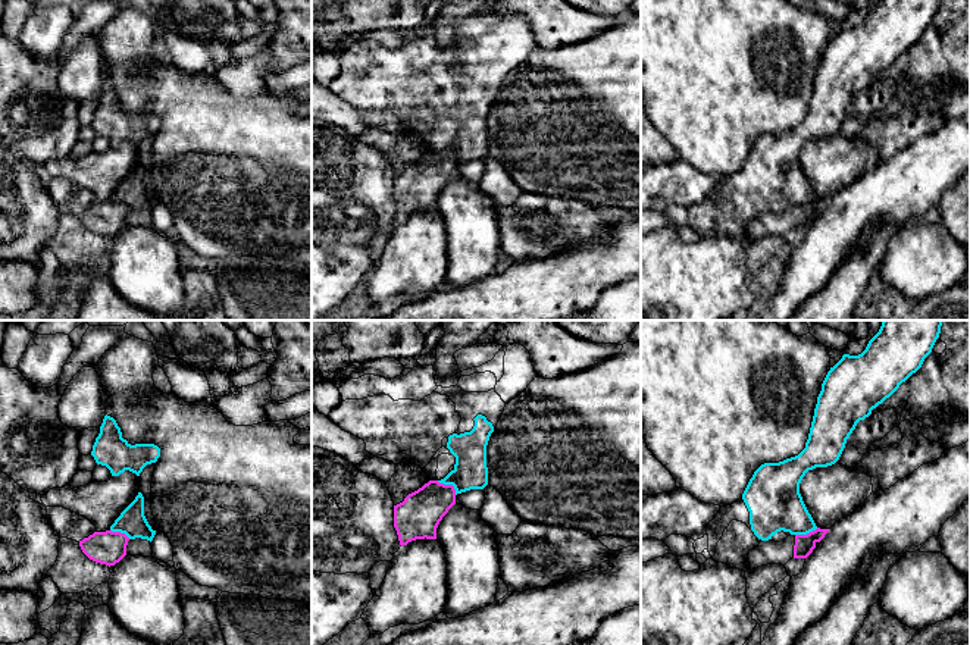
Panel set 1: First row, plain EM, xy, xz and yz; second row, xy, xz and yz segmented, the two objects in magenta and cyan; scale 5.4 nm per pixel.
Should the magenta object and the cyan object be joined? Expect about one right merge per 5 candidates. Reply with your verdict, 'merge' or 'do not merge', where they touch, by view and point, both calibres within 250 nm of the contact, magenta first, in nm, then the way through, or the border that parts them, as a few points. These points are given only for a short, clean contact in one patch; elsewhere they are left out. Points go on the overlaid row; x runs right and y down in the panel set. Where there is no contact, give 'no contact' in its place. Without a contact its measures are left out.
do not merge; meets magenta in xz at (448, 485); 240 nm thick on the magenta side, 190 nm on the other; border along xz (437, 481), (451, 485), (456, 494)

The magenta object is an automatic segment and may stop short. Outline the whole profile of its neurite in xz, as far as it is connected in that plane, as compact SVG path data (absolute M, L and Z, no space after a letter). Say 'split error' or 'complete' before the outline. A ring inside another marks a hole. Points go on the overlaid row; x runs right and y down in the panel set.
complete; M429 480L394 505L394 527L400 545L416 539L436 539L436 527L456 504L456 489L438 480Z

